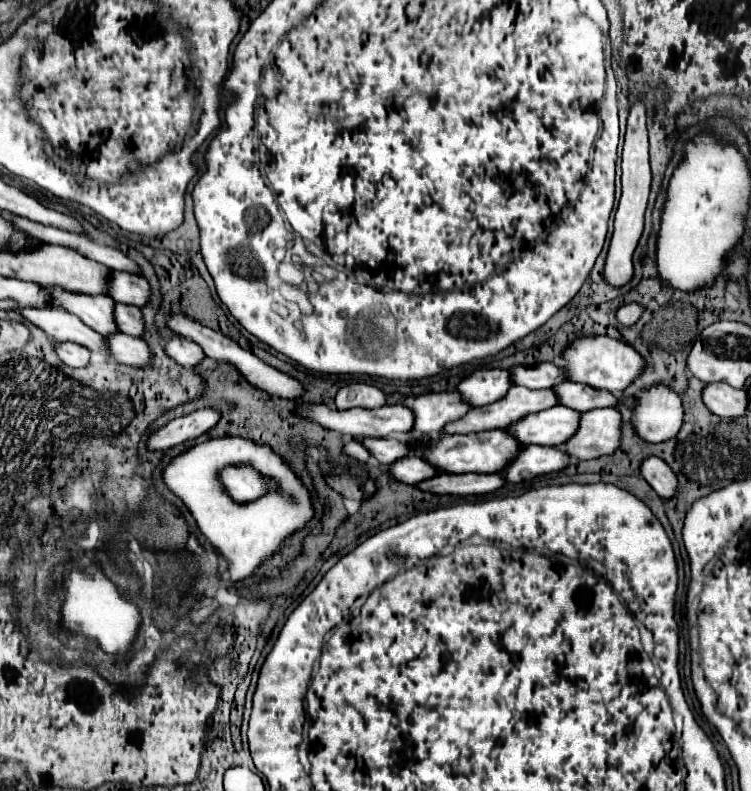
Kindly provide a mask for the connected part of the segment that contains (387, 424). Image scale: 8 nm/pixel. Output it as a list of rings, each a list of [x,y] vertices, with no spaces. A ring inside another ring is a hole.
[[[299,404],[299,414],[307,416],[315,422],[319,422],[323,428],[335,430],[347,438],[387,438],[391,434],[407,434],[413,430],[415,414],[411,408],[403,404],[387,404],[383,408],[375,410],[363,410],[363,408],[351,408],[351,410],[331,410],[327,406],[313,406],[313,404]]]

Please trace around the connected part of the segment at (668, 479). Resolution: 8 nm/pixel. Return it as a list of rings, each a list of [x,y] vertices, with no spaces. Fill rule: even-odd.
[[[651,456],[647,458],[643,464],[641,464],[641,474],[643,478],[649,482],[649,486],[663,498],[663,500],[669,500],[671,496],[675,496],[675,488],[677,488],[677,480],[675,480],[675,472],[671,472],[671,468]]]

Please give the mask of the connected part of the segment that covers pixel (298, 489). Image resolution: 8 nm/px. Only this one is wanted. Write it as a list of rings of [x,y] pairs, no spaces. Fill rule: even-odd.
[[[215,438],[203,442],[195,448],[189,448],[181,456],[177,456],[163,472],[165,484],[185,502],[191,514],[197,520],[199,530],[211,540],[217,552],[227,560],[229,576],[233,582],[245,580],[255,574],[257,566],[271,558],[275,548],[295,530],[303,528],[307,520],[313,516],[313,506],[309,502],[309,492],[301,484],[301,480],[293,474],[293,470],[271,452],[271,448],[255,444],[243,438]],[[251,464],[255,472],[263,472],[263,476],[271,476],[275,484],[279,484],[279,492],[267,492],[259,500],[239,504],[227,496],[223,482],[219,480],[219,470],[227,466]]]

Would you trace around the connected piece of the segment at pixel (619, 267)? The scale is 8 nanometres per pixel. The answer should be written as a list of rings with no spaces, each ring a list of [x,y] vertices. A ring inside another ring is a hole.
[[[637,100],[629,108],[627,118],[627,132],[625,132],[625,146],[623,146],[623,162],[621,162],[621,182],[623,182],[623,196],[619,200],[619,208],[615,214],[615,232],[609,246],[609,256],[605,264],[605,280],[613,286],[623,286],[633,278],[633,252],[643,232],[643,218],[649,200],[649,186],[651,186],[651,168],[649,168],[649,140],[647,140],[647,112],[645,100]]]

